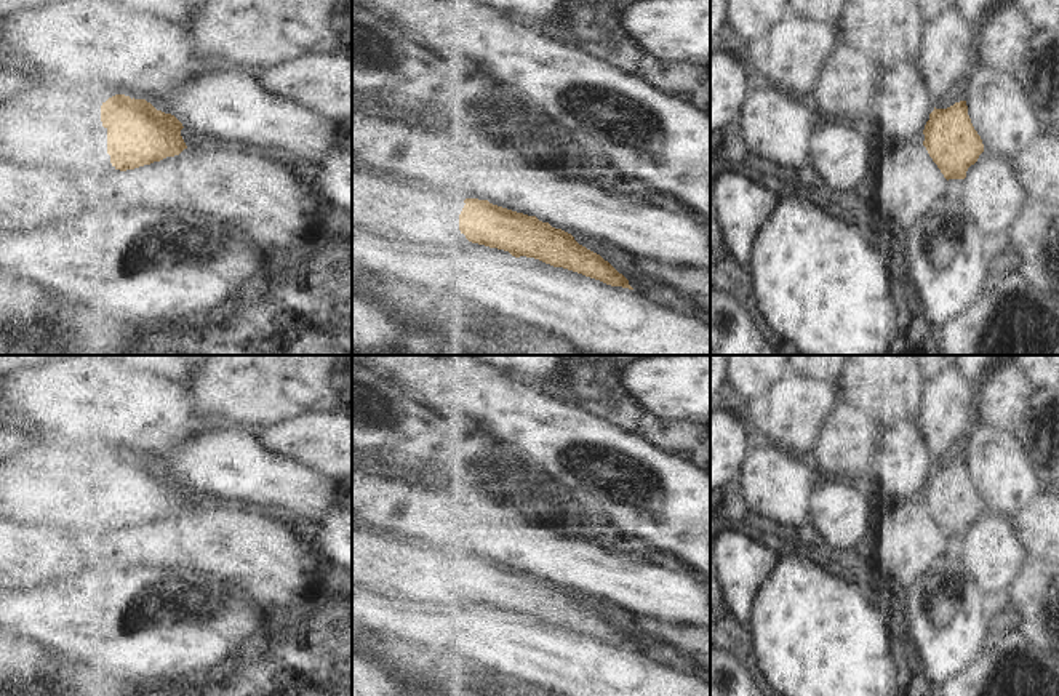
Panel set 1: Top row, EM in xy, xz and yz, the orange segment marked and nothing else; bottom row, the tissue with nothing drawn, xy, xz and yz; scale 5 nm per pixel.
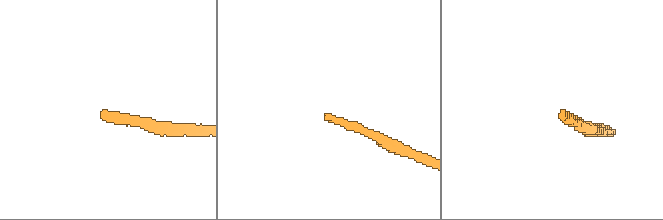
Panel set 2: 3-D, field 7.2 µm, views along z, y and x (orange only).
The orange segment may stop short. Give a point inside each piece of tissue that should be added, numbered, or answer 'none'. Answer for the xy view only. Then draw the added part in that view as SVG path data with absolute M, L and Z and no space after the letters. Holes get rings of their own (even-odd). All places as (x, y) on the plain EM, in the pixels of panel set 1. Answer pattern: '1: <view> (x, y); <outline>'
1: xy (40, 485); M67 443L26 446L0 461L0 518L29 526L70 525L80 493L98 470L93 454Z

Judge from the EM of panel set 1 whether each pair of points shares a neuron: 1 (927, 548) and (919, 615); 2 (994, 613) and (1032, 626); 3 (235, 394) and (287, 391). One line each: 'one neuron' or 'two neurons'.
1: two neurons
2: two neurons
3: one neuron

